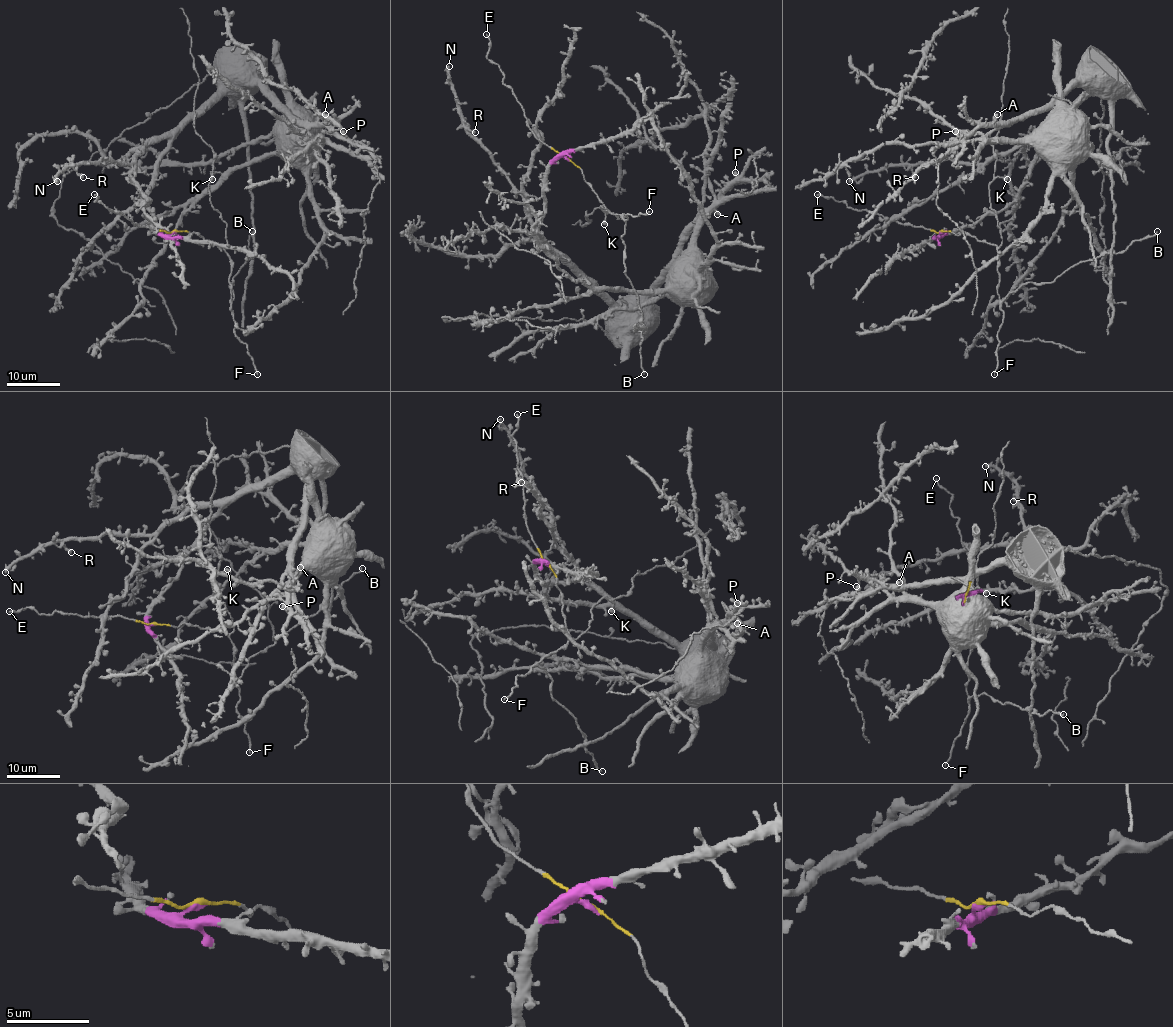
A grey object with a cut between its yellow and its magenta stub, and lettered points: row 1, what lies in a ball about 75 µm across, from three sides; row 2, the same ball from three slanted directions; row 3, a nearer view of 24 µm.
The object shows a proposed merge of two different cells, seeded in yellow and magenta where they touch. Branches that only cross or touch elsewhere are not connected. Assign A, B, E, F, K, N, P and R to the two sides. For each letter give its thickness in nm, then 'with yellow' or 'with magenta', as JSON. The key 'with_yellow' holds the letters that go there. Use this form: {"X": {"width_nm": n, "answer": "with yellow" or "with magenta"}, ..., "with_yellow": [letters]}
{"A": {"width_nm": 380, "answer": "with magenta"}, "B": {"width_nm": 160, "answer": "with yellow"}, "E": {"width_nm": 200, "answer": "with yellow"}, "F": {"width_nm": 160, "answer": "with yellow"}, "K": {"width_nm": 460, "answer": "with yellow"}, "N": {"width_nm": 300, "answer": "with magenta"}, "P": {"width_nm": 550, "answer": "with magenta"}, "R": {"width_nm": 440, "answer": "with magenta"}, "with_yellow": ["B", "E", "F", "K"]}

